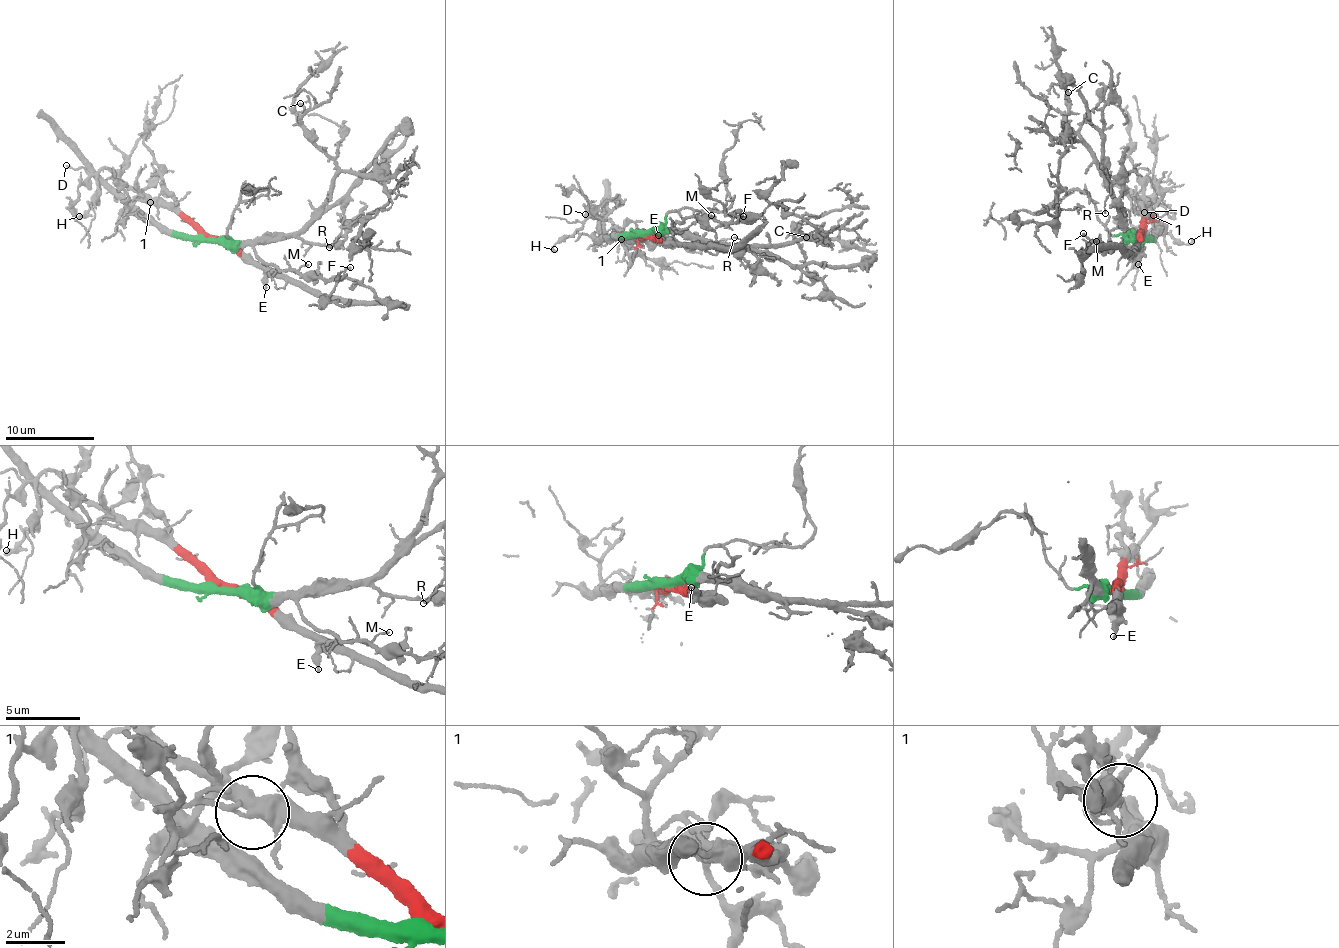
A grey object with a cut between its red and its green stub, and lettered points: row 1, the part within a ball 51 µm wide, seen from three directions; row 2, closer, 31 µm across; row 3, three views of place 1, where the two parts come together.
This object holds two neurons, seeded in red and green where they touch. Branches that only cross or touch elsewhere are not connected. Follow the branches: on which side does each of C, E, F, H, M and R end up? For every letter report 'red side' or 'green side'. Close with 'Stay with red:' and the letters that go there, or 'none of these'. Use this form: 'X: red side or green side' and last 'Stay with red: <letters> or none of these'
C: green side
E: red side
F: green side
H: red side
M: green side
R: green side
Stay with red: E, H

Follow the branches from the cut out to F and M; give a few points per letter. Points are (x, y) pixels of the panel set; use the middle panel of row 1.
F: (645, 234), (673, 229), (686, 217), (709, 216), (722, 222), (743, 216)
M: (645, 234), (673, 229), (686, 217), (699, 219), (712, 215)

